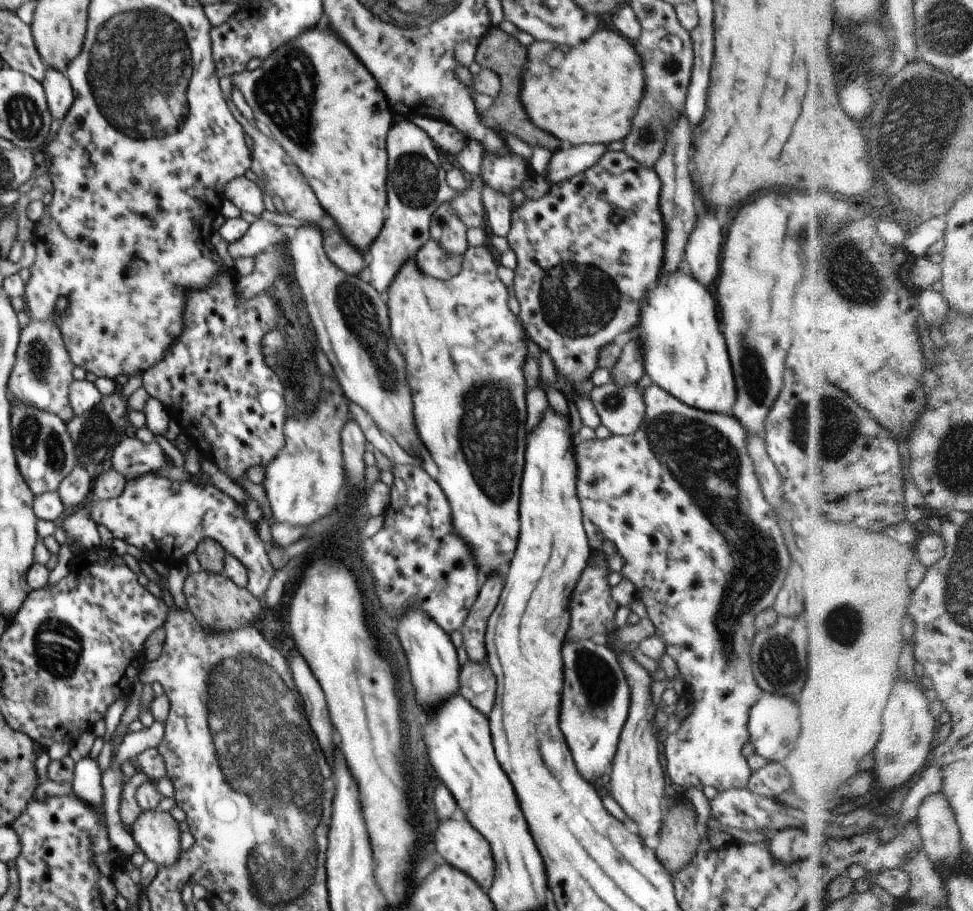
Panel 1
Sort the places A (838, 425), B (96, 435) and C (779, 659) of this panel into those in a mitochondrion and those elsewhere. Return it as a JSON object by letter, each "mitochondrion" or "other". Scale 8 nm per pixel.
{"A":"mitochondrion","B":"mitochondrion","C":"mitochondrion"}

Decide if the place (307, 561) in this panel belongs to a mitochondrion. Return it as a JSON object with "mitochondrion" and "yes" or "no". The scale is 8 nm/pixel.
{"mitochondrion":"no"}

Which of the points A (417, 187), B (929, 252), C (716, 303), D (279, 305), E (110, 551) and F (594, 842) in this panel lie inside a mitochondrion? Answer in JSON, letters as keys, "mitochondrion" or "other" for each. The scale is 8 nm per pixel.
{"A":"mitochondrion","B":"other","C":"other","D":"other","E":"other","F":"mitochondrion"}

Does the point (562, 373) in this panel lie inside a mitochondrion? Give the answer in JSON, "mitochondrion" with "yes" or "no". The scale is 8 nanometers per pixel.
{"mitochondrion":"no"}

